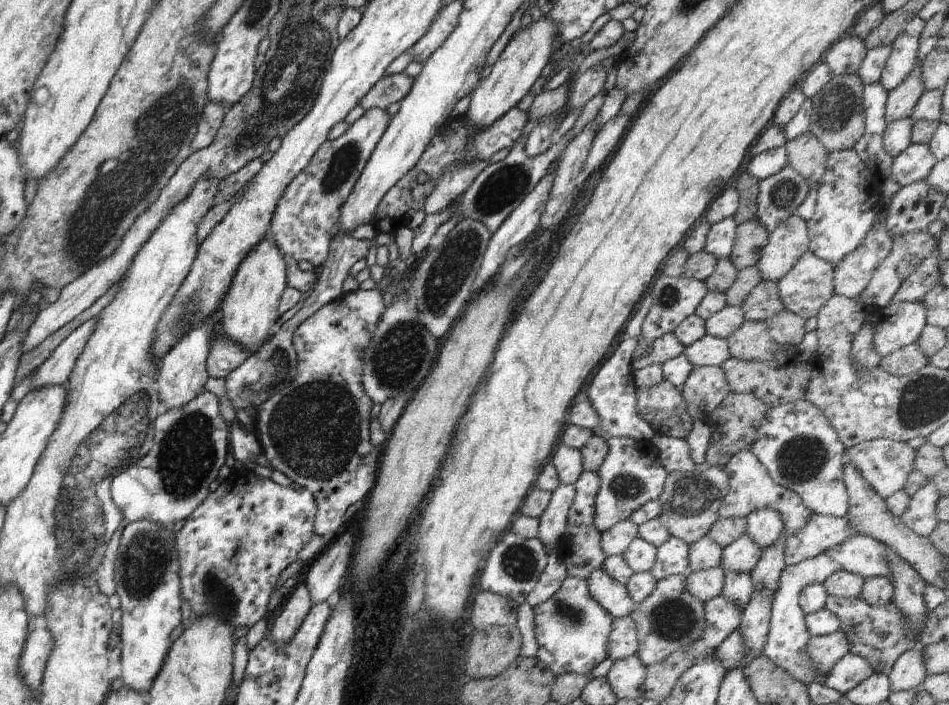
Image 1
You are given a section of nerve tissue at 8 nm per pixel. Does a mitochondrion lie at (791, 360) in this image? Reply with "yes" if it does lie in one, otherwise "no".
no

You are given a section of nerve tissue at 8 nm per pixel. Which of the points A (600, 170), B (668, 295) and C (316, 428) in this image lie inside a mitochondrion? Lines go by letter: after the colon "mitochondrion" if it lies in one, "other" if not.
A: other
B: mitochondrion
C: mitochondrion

